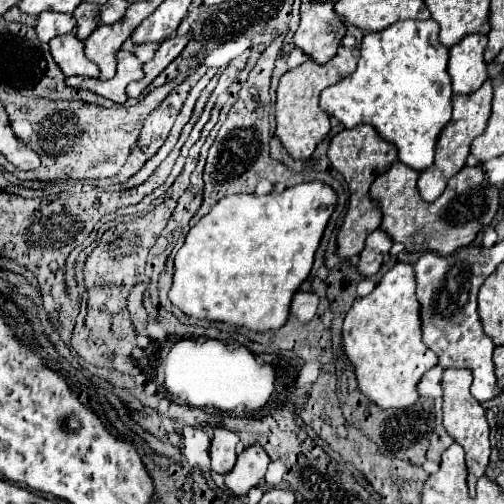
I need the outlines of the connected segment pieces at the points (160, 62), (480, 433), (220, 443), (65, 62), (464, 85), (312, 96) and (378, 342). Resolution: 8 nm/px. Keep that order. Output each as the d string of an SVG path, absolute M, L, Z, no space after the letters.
M184 35L184 37L170 37L166 41L162 41L162 45L156 49L152 61L144 63L144 77L140 81L134 81L128 85L126 89L126 95L128 97L138 97L178 55L180 51L186 47L190 35Z
M446 369L442 375L442 391L444 391L444 429L448 435L464 447L466 451L466 467L468 467L468 493L474 495L476 481L484 475L488 457L490 457L490 441L488 441L488 423L482 405L470 395L472 373L468 369Z
M214 429L214 439L210 447L212 471L226 475L232 471L238 455L238 435L228 429Z
M74 33L68 35L60 35L56 39L52 39L50 43L50 53L54 57L54 61L58 63L60 71L70 77L70 75L82 75L82 77L98 77L100 71L94 63L90 63L84 57L84 43L78 41L74 37Z
M482 33L466 35L458 45L450 49L448 73L452 79L452 91L458 95L468 95L478 91L488 79L486 63L482 59L488 37Z
M340 47L338 53L324 65L316 65L312 59L308 59L300 67L282 75L276 89L276 137L282 141L290 157L308 159L314 153L316 145L328 135L330 117L320 109L318 97L326 87L346 79L356 69L358 59L360 59L358 47L354 49Z
M396 263L382 281L374 287L374 291L368 297L356 299L350 311L346 313L344 327L342 327L342 343L344 353L348 361L354 367L358 389L362 389L362 395L366 395L374 405L382 409L400 409L410 407L416 403L418 393L416 385L420 377L436 365L436 355L430 351L422 339L420 339L420 317L418 317L418 299L416 299L416 281L414 281L414 269L412 265Z

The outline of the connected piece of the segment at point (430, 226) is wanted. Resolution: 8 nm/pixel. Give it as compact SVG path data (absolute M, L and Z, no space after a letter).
M396 161L370 187L370 199L374 199L374 203L378 203L378 209L382 211L380 231L386 231L394 243L416 243L416 253L432 251L438 255L450 255L456 249L470 245L476 233L484 229L496 215L500 191L484 181L482 167L464 167L462 171L458 171L448 181L444 193L432 203L420 199L416 189L418 175L418 171Z

